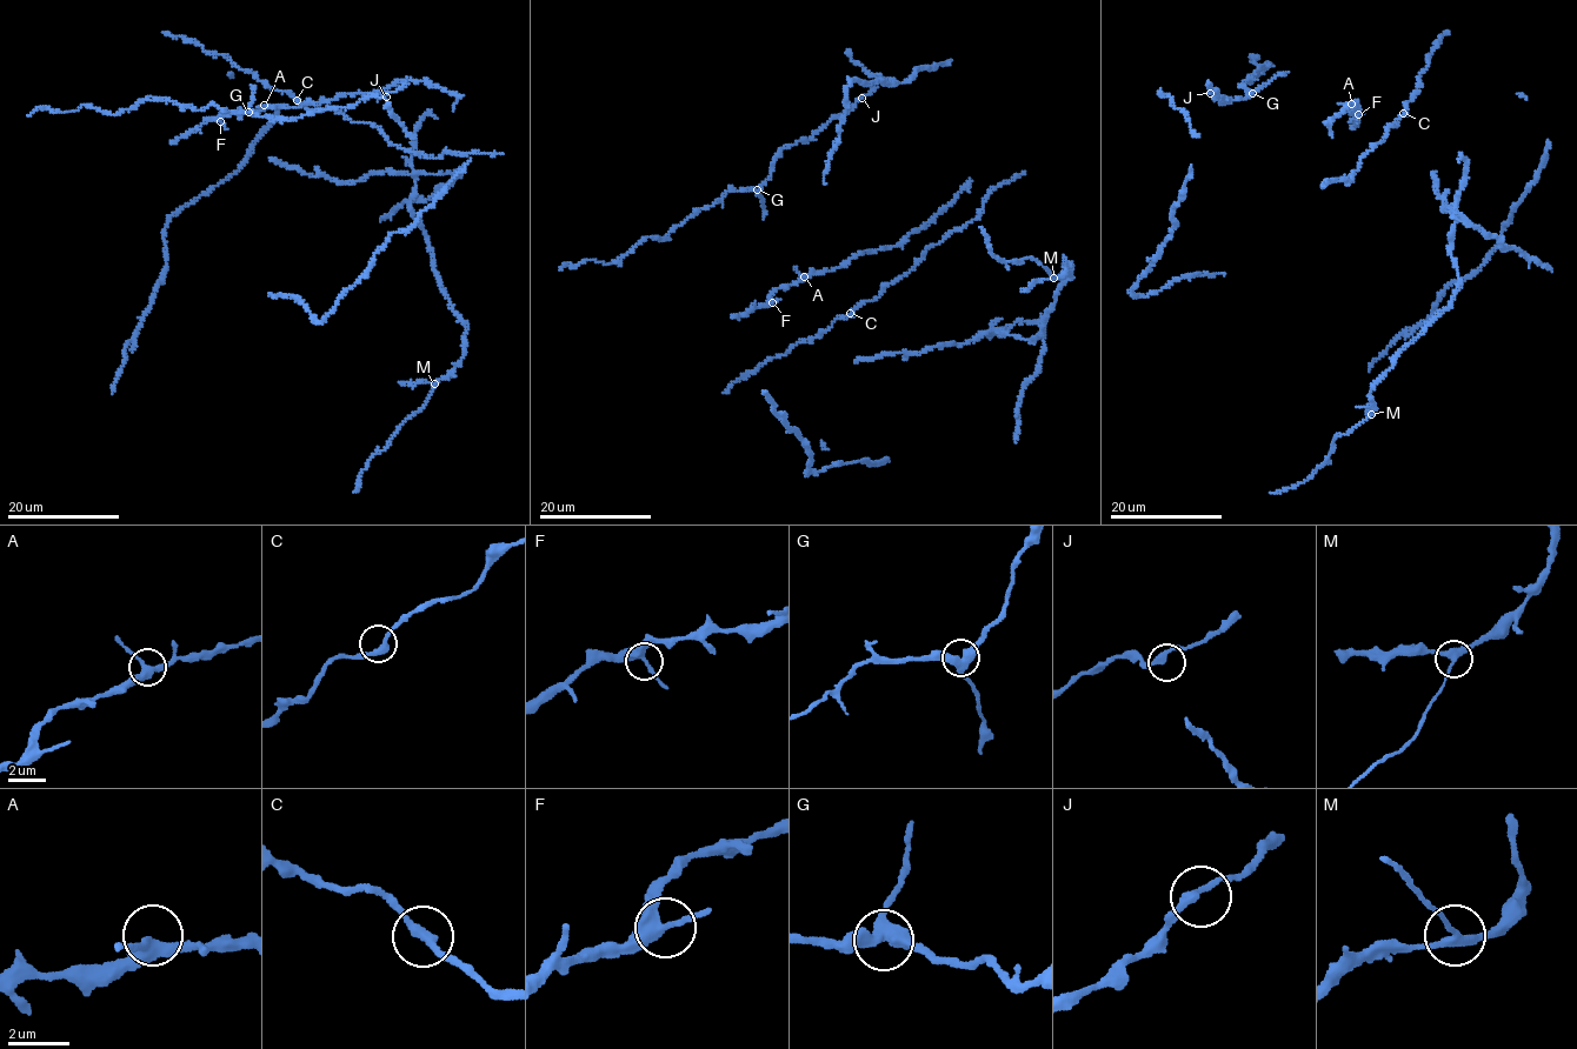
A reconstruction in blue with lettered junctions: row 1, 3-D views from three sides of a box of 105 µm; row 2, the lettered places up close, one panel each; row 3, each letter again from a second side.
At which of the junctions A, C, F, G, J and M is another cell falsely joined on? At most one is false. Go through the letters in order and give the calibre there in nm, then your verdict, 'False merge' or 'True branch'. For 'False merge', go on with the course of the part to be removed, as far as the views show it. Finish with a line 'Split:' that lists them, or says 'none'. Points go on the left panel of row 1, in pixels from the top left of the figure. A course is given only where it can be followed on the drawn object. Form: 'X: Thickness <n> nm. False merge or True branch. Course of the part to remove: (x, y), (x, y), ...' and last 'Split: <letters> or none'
A: Thickness 360 nm. True branch
C: Thickness 280 nm. True branch
F: Thickness 380 nm. True branch
G: Thickness 420 nm. True branch
J: Thickness 240 nm. True branch
M: Thickness 260 nm. False merge. Course of the part to remove: (434, 385), (420, 409), (397, 431), (381, 450), (374, 453), (359, 475), (354, 493)
Split: M

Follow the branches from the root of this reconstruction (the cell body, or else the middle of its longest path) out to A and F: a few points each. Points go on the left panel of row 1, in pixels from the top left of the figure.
A: (241, 113), (264, 105)
F: (241, 113), (227, 114), (220, 121)

